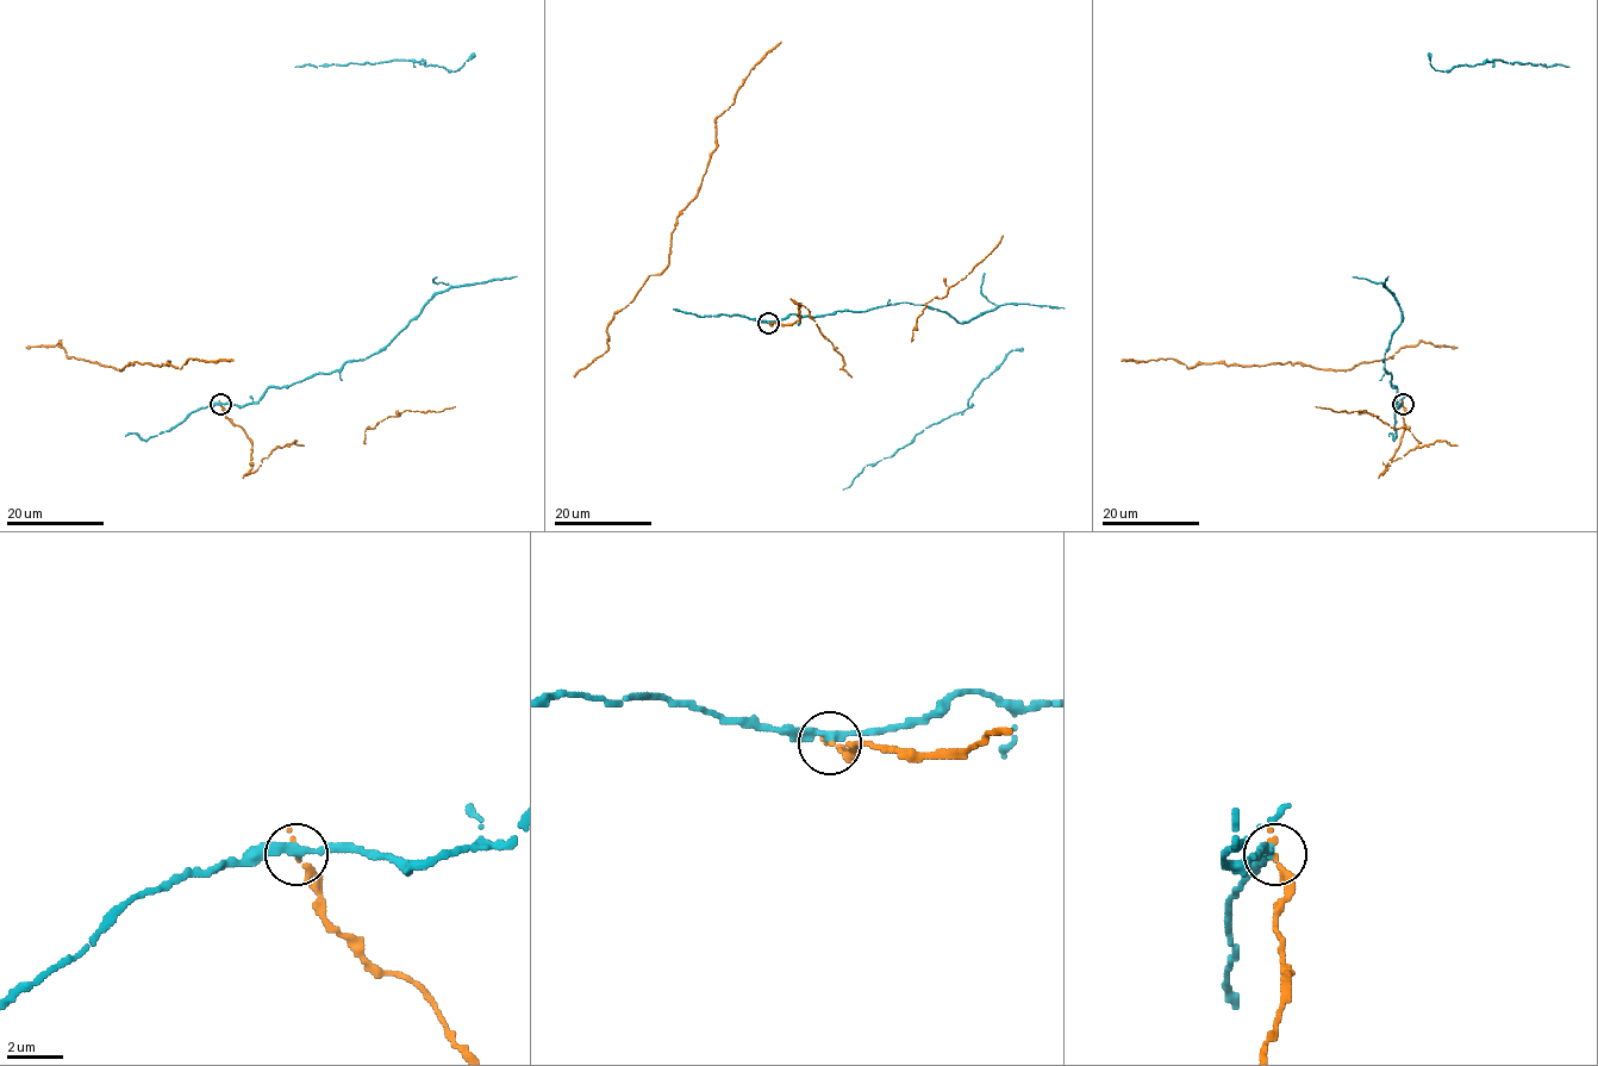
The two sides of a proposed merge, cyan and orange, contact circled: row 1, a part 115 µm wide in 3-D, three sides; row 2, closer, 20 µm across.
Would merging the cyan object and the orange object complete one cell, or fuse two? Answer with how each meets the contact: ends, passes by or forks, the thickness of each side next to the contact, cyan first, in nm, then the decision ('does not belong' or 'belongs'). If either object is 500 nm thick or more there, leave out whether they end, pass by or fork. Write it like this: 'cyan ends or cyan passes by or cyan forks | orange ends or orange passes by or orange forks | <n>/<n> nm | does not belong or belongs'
cyan passes by | orange ends | 300/220 nm | does not belong

